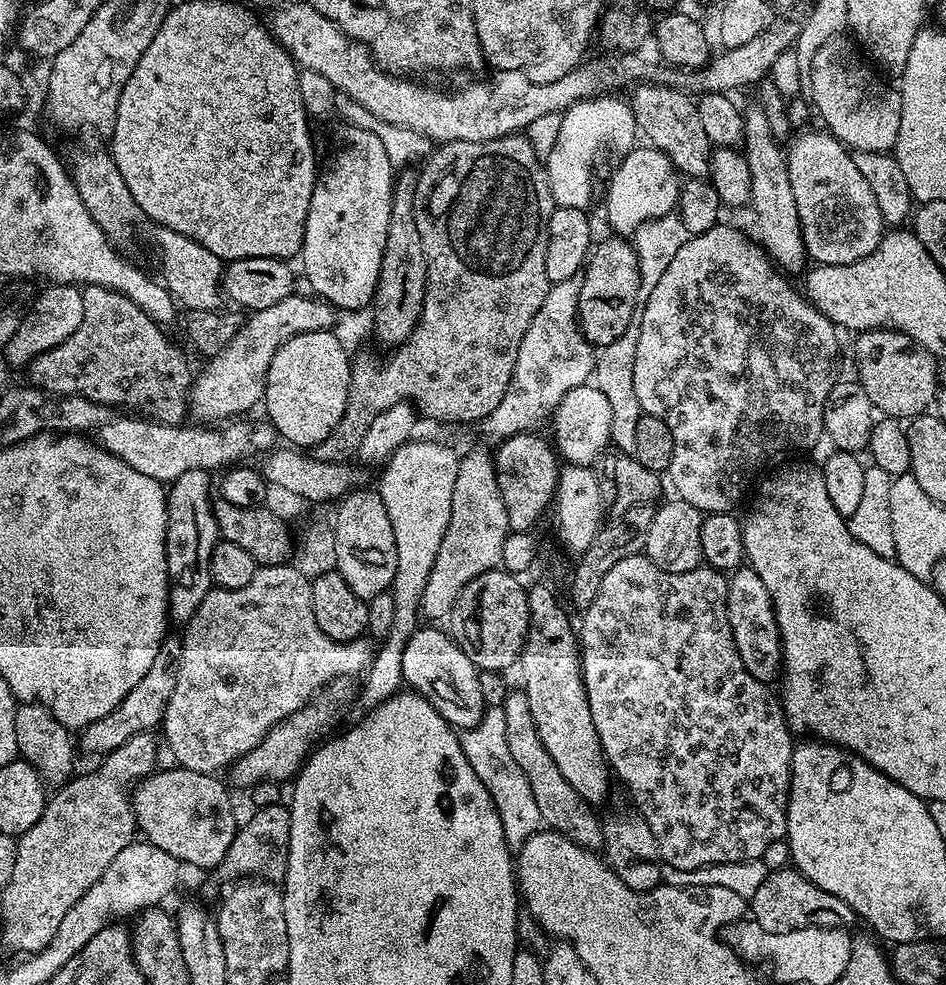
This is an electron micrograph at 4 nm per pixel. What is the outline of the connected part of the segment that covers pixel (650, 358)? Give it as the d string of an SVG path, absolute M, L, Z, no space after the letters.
M717 222L701 236L692 236L685 240L678 254L674 254L670 266L666 266L666 274L662 274L658 286L654 286L654 290L650 290L650 294L642 301L638 312L638 355L634 357L634 394L638 394L641 413L662 418L662 422L670 426L670 434L674 434L674 458L670 462L667 475L672 476L672 484L676 487L675 495L690 502L690 506L694 506L701 514L732 512L735 504L747 494L752 483L755 485L769 470L788 462L783 460L790 459L795 452L804 452L822 440L824 403L830 390L838 382L836 359L840 356L840 344L836 341L836 325L831 324L797 289L796 293L784 281L787 279L777 271L763 248L751 239L748 241L738 229L724 223Z

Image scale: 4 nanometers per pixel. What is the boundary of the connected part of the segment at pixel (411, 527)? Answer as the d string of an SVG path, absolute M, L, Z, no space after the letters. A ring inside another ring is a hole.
M413 438L389 456L383 465L378 491L386 502L386 514L390 514L390 526L394 526L394 542L398 550L396 577L392 580L391 593L394 602L392 621L384 640L375 649L371 664L363 673L364 685L360 688L361 709L378 706L402 686L401 649L407 645L418 628L420 599L430 578L434 558L446 538L446 526L450 526L450 502L454 502L454 481L458 478L461 457L444 444L432 440Z

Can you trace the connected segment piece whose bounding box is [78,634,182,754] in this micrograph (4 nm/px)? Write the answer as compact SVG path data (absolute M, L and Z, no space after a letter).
M165 635L150 670L146 670L146 678L142 678L142 682L138 682L138 686L134 686L134 690L130 690L130 694L126 694L126 698L122 698L122 702L118 702L118 706L106 714L106 718L82 729L80 742L78 738L80 748L82 746L88 752L107 754L122 746L122 742L134 738L134 734L152 732L163 725L166 706L170 706L170 694L174 694L174 686L178 682L178 666L182 658L181 637L172 635Z

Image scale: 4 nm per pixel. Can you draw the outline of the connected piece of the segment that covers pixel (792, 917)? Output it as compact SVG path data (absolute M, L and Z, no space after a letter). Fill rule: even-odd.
M795 867L780 868L769 871L768 877L759 886L758 892L750 899L750 916L761 924L763 930L770 934L786 934L799 928L811 925L820 912L818 924L823 928L847 929L848 924L857 923L858 917L842 898L834 898L834 894L826 894L814 882L810 882Z

